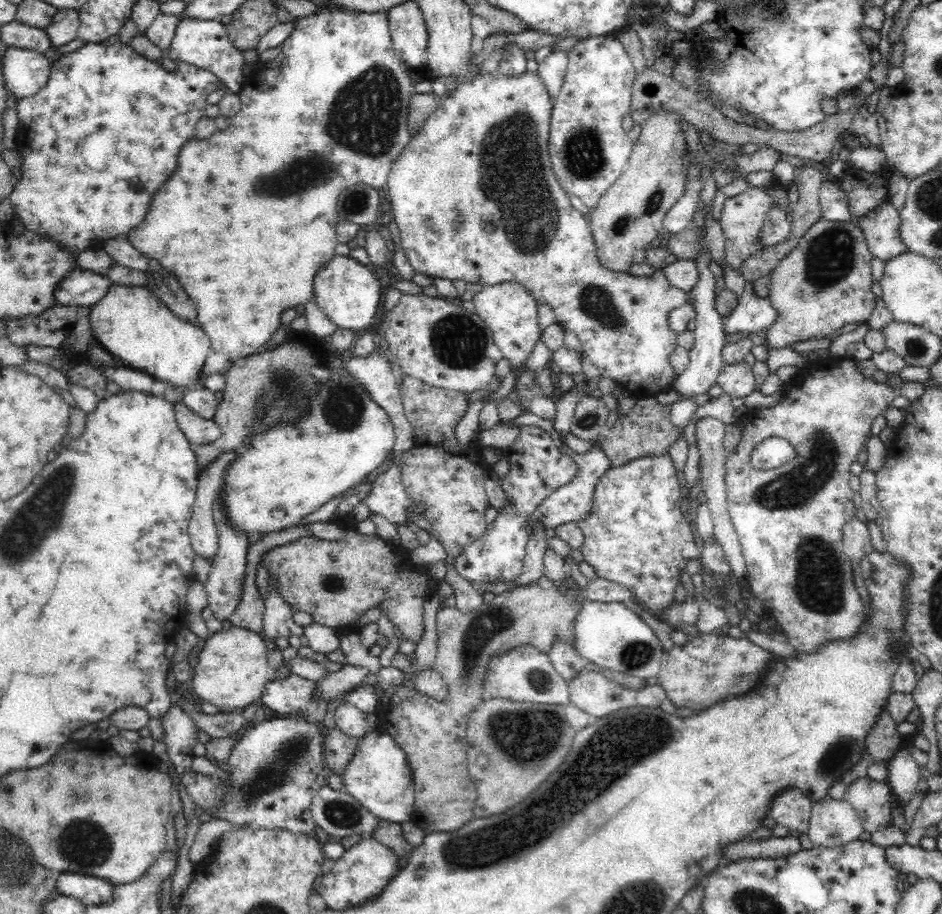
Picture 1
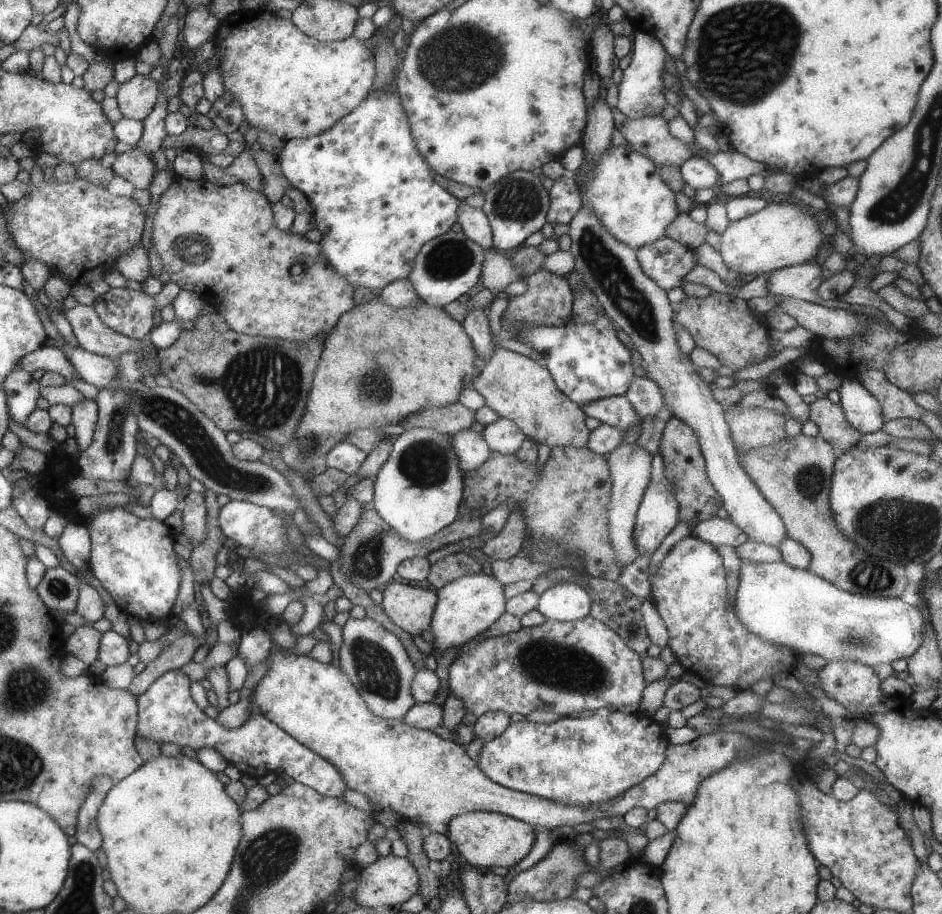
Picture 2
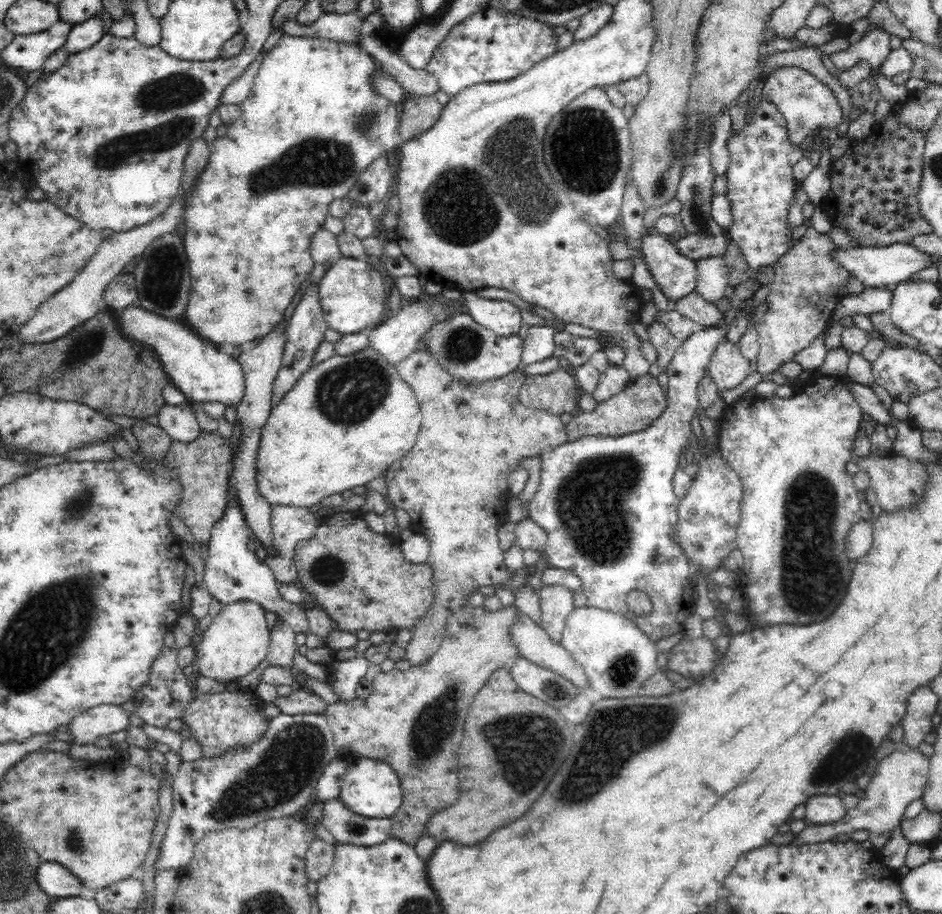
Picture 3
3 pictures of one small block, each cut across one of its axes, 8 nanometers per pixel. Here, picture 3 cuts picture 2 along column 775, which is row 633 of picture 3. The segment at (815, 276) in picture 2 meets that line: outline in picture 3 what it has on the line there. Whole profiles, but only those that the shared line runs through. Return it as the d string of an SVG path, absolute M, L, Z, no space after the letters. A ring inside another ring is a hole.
M278 614L276 616L276 624L274 628L270 630L270 650L268 650L268 656L266 660L272 664L272 666L282 666L282 668L288 668L294 672L294 678L296 678L296 684L300 684L302 688L314 692L320 700L324 700L328 706L332 704L340 704L340 702L346 702L346 700L340 700L338 694L334 694L334 688L328 688L326 684L306 676L304 672L296 672L292 666L292 658L298 650L296 646L296 632L290 628L290 624Z

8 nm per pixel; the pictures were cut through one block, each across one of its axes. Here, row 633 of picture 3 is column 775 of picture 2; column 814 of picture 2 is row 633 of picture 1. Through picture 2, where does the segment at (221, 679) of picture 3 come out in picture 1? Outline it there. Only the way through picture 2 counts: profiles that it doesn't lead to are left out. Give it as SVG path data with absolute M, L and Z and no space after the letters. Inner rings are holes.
M236 628L222 630L218 634L210 634L206 638L204 650L198 656L198 664L192 676L194 692L200 700L210 702L220 708L220 714L242 712L250 704L258 704L266 690L266 684L272 680L270 664L268 664L268 648L264 644L264 636Z

